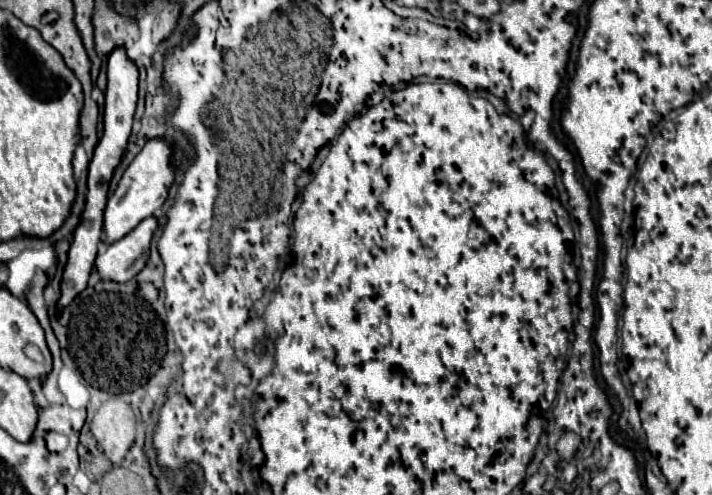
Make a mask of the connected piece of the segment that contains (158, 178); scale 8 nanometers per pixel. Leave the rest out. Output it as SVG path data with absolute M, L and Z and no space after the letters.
M160 139L148 141L144 145L144 149L134 157L134 161L124 171L116 191L108 197L108 205L104 209L104 239L102 239L102 243L110 245L110 243L122 239L140 221L154 215L166 201L168 187L172 185L172 181L174 181L174 173L170 169L170 147Z

